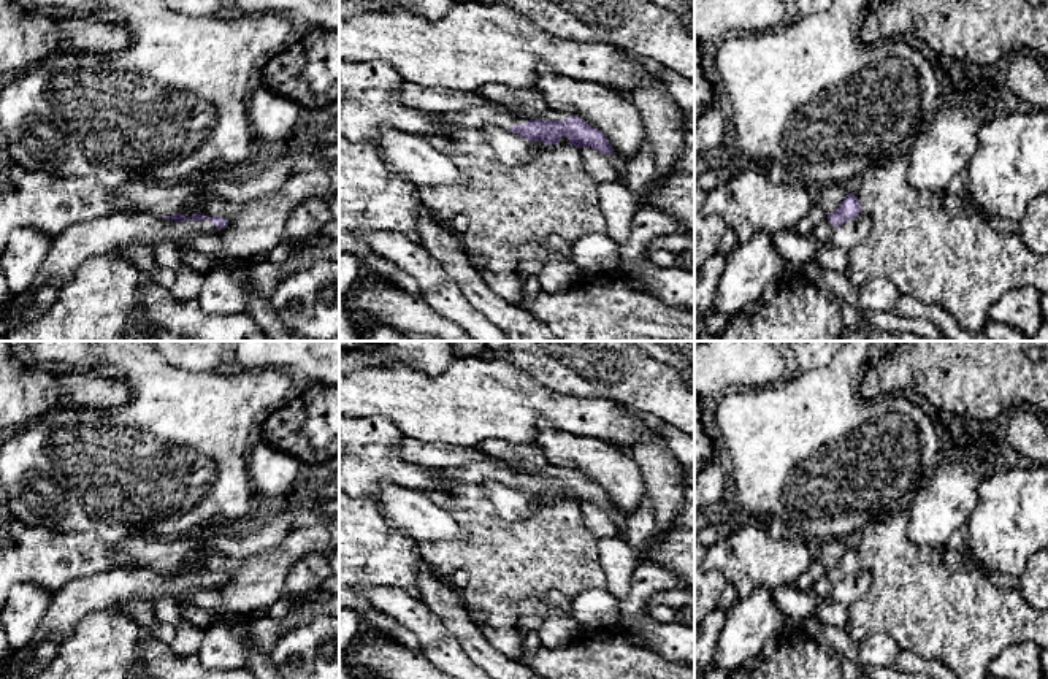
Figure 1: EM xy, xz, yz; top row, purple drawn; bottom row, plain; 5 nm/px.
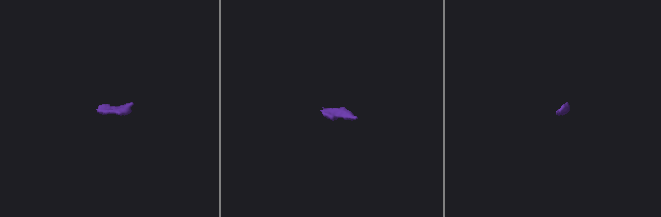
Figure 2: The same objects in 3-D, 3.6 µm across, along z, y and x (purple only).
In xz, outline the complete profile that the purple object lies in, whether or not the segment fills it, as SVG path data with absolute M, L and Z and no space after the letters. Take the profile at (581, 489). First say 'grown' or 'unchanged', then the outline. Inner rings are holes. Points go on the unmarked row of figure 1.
grown; M484 458L465 466L436 471L450 484L499 481L530 497L558 500L561 492L568 492L569 500L579 504L591 503L602 509L615 509L604 489L577 471L564 471L553 466L531 470L496 458Z

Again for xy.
grown; M143 566L133 570L114 568L70 581L54 592L51 606L29 644L19 650L11 650L2 662L5 676L6 679L24 679L22 666L36 644L48 638L49 633L55 633L60 638L60 646L76 625L92 612L108 611L119 601L132 598L157 600L174 597L190 587L220 585L227 581L227 574L219 571L206 573L201 568L190 573L184 570L159 573Z

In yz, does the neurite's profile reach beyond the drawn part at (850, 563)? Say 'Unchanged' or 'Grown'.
Grown

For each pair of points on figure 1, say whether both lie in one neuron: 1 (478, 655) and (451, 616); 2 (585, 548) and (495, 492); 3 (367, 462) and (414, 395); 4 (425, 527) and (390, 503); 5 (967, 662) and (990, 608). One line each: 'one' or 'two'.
1: one
2: two
3: two
4: one
5: one

